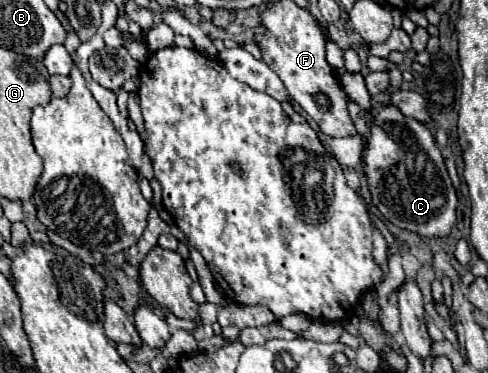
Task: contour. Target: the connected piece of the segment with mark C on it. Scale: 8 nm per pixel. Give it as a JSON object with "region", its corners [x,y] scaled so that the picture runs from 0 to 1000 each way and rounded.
{"region":[[[791,284],[783,290],[766,322],[762,322],[762,365],[750,381],[750,472],[754,472],[754,504],[762,520],[762,542],[770,547],[775,568],[799,590],[803,601],[811,601],[816,611],[852,622],[857,633],[918,633],[930,595],[934,595],[934,509],[922,488],[922,472],[914,461],[910,445],[910,424],[889,381],[889,365],[881,359],[881,349],[844,316],[832,316],[811,284]]]}

